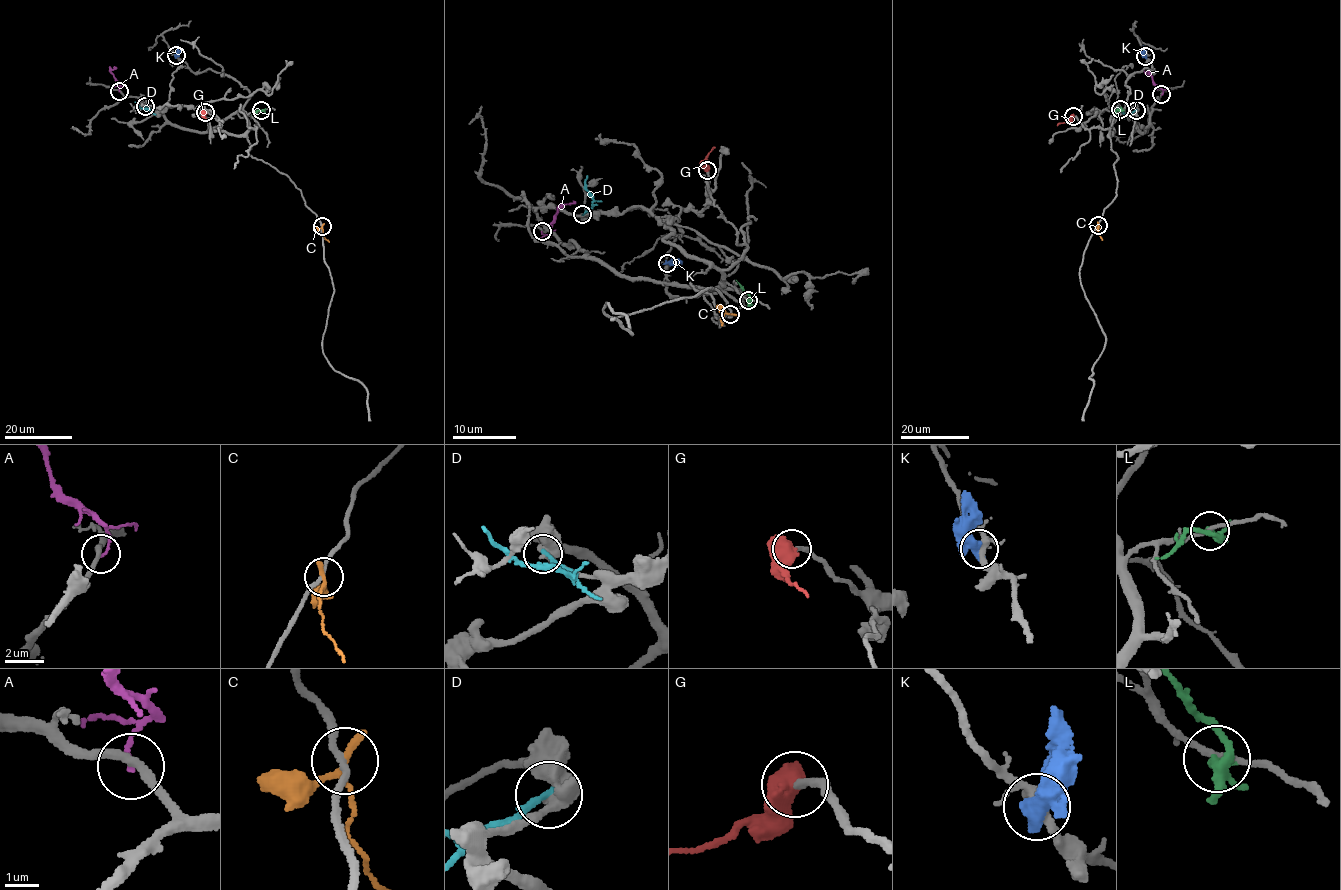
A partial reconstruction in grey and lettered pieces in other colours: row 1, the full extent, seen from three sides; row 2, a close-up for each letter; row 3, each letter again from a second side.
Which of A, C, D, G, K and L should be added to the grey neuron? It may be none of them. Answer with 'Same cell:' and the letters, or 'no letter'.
Same cell: G

